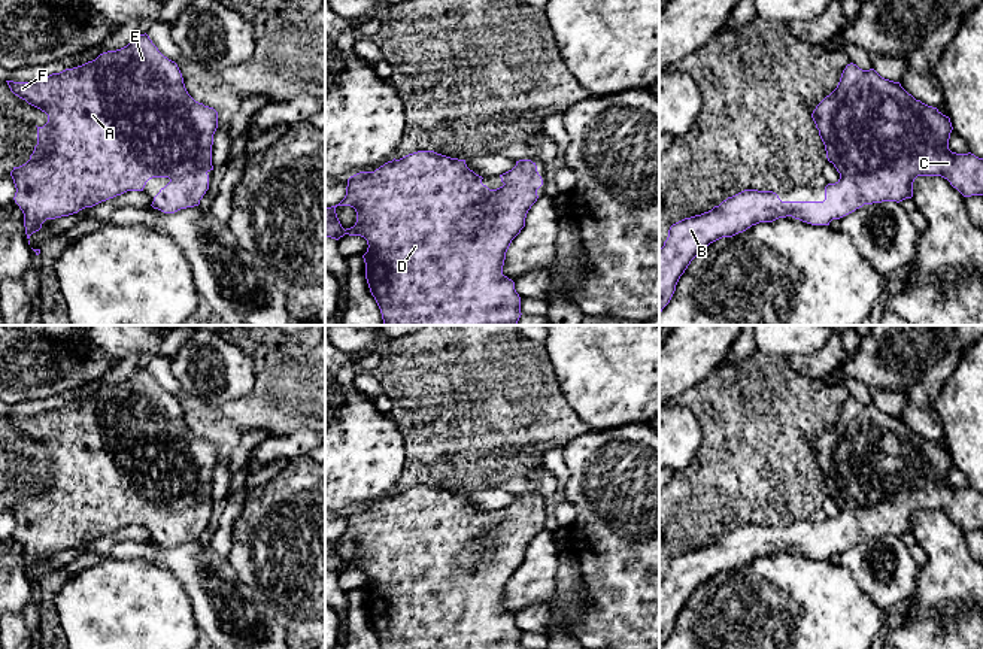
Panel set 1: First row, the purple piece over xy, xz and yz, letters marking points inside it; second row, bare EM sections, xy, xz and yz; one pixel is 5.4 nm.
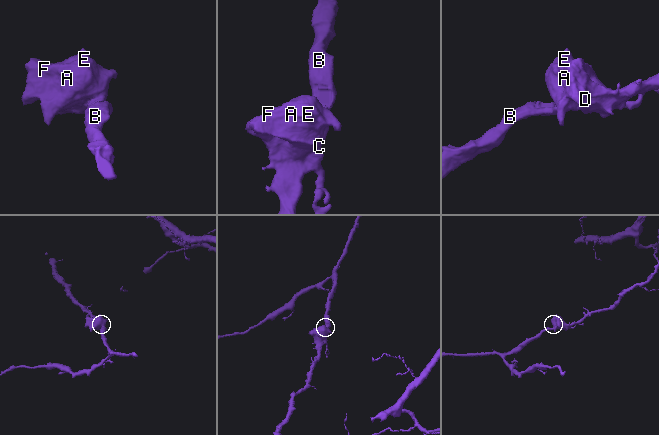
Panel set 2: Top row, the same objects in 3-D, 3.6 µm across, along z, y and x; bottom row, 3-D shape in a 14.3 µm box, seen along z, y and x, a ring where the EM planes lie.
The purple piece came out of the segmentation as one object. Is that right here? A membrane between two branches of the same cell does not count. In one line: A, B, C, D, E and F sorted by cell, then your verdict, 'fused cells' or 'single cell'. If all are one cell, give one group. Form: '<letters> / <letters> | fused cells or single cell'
A B C D E F | single cell

